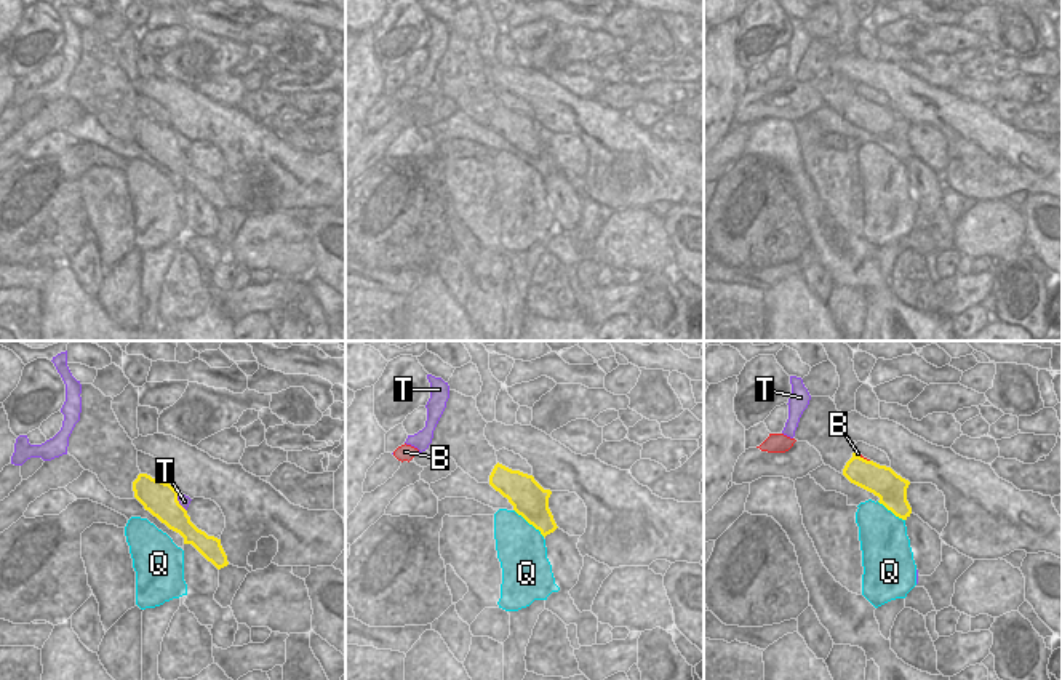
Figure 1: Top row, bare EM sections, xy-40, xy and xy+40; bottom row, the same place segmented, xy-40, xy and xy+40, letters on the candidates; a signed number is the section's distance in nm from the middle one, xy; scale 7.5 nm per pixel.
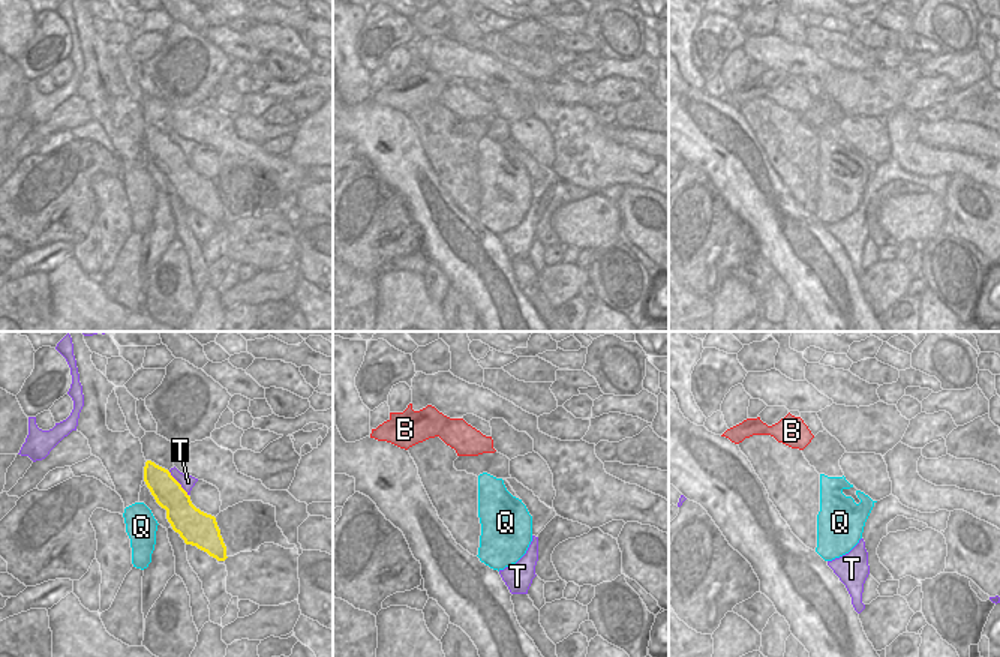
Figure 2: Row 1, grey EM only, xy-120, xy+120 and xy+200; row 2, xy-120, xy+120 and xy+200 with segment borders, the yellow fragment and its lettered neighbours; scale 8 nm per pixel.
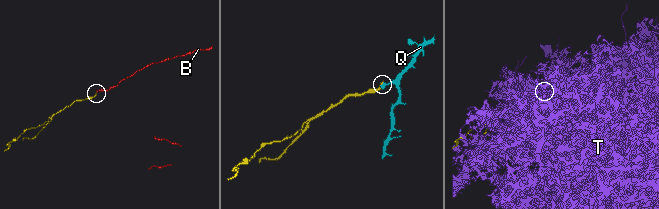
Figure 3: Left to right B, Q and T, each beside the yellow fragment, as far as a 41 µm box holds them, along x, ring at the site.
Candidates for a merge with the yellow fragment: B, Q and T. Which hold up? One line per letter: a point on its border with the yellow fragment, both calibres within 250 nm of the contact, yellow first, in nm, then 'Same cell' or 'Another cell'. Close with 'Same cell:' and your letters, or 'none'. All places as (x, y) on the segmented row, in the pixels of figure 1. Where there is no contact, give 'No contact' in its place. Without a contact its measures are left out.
B: Touches yellow at xy+40 (862, 458). Thickness 240 nm (yellow) against 20 nm. Same cell
Q: Touches yellow at xy (530, 524). Thickness 280 nm (yellow) against 360 nm. Another cell
T: Touches yellow at xy-40 (178, 503). Thickness 260 nm (yellow) against 90 nm. Another cell
Same cell: B

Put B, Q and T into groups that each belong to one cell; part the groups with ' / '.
B / Q / T

